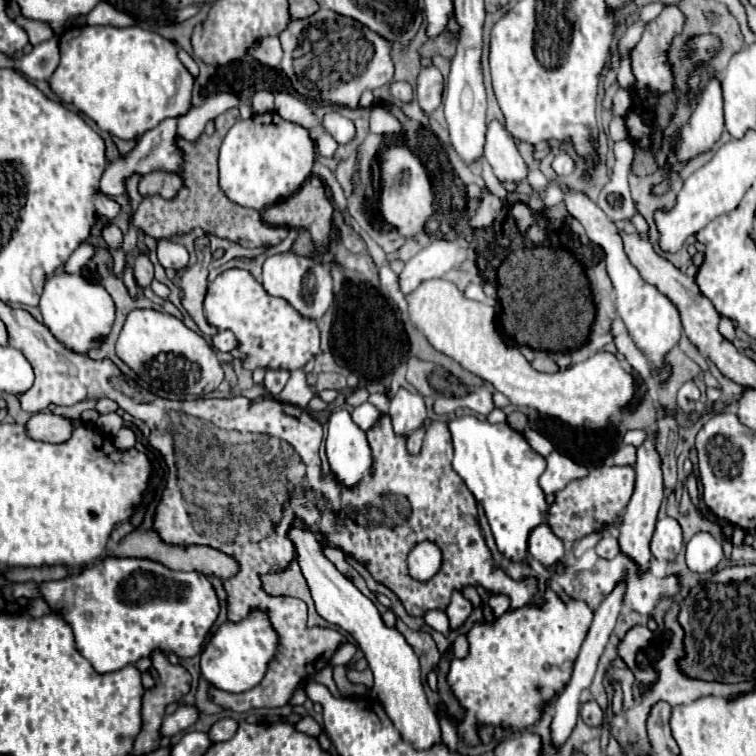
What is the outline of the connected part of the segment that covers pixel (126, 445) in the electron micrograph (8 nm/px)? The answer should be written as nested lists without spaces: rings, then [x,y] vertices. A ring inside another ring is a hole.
[[[121,427],[119,433],[113,437],[113,443],[121,451],[129,451],[135,447],[135,433],[129,427]]]

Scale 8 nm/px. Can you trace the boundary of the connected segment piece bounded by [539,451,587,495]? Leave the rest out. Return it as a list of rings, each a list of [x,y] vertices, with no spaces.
[[[553,451],[547,457],[547,469],[539,479],[539,485],[547,495],[553,495],[553,493],[561,491],[569,481],[585,477],[585,475],[587,475],[587,467],[577,465],[569,457]]]

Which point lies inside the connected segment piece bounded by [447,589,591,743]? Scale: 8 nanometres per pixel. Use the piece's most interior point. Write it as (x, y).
(516, 663)

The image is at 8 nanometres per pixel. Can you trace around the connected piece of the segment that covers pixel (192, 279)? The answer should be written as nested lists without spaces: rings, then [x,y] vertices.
[[[205,237],[197,239],[195,247],[199,253],[199,259],[181,277],[181,283],[179,283],[181,293],[183,293],[181,303],[183,303],[185,311],[191,315],[191,319],[197,323],[201,333],[213,337],[213,335],[217,335],[217,329],[209,327],[205,323],[205,315],[203,315],[203,297],[207,291],[207,265],[211,261],[211,249],[209,249],[209,241]]]

